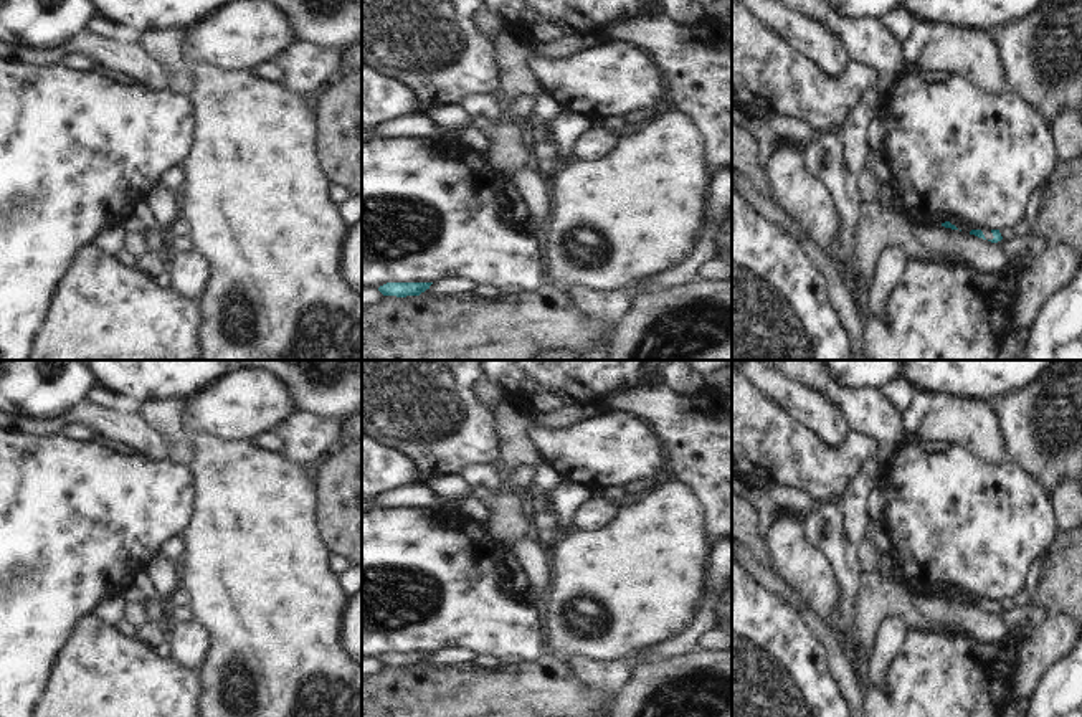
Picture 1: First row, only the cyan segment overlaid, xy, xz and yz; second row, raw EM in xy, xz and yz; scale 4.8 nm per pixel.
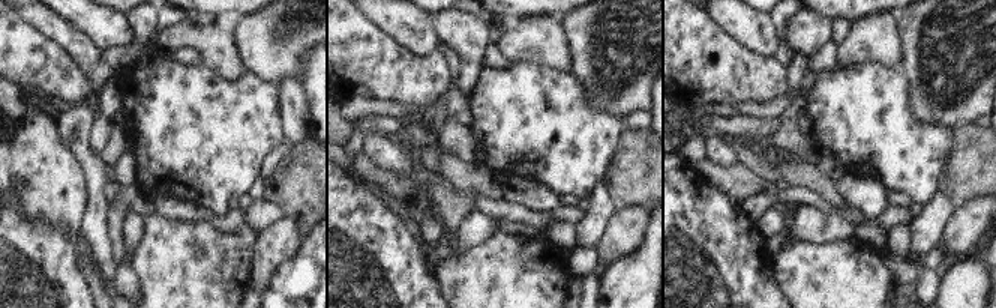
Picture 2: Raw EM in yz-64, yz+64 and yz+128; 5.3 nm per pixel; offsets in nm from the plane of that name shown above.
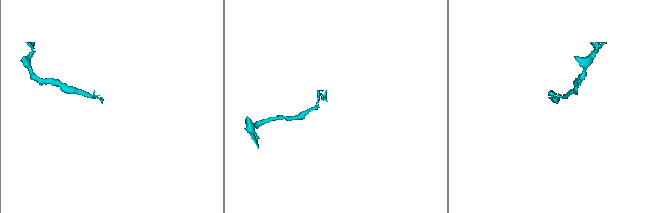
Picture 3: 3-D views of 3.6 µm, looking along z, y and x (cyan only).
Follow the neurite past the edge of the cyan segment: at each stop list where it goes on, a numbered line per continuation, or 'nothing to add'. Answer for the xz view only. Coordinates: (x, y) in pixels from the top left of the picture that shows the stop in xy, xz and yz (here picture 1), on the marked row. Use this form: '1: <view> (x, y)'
nothing to add

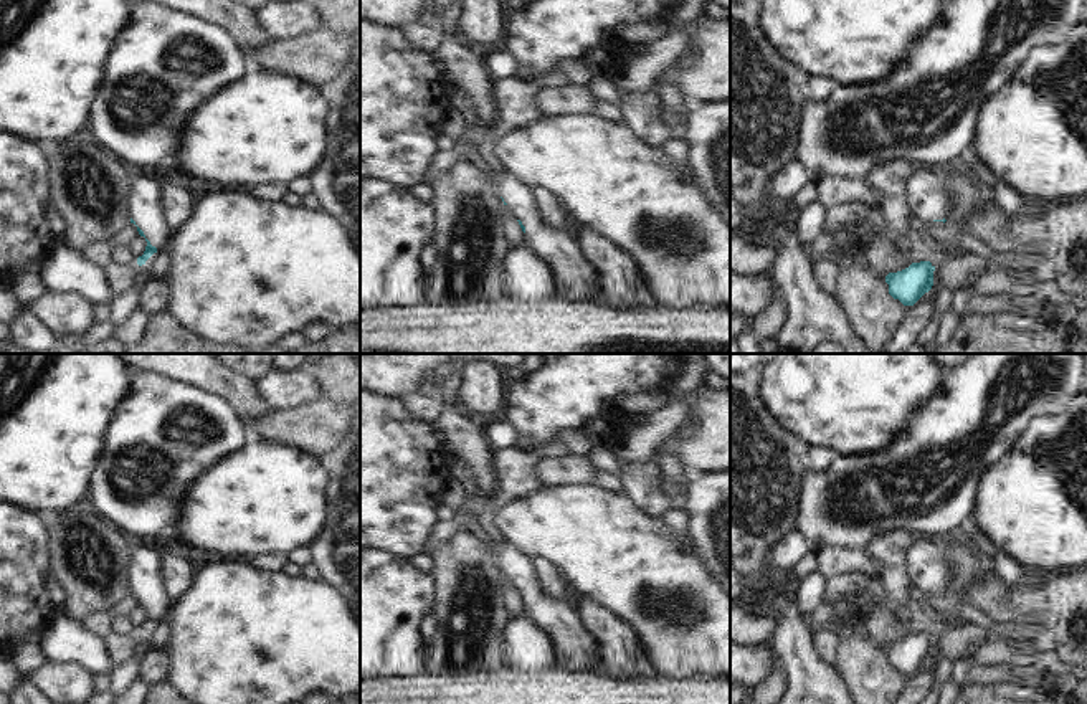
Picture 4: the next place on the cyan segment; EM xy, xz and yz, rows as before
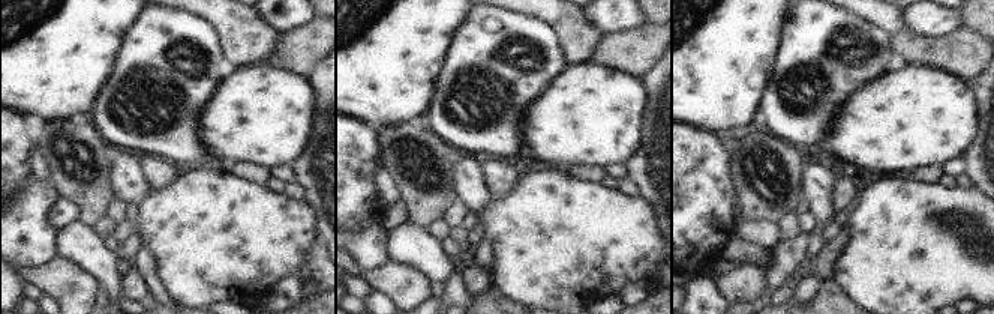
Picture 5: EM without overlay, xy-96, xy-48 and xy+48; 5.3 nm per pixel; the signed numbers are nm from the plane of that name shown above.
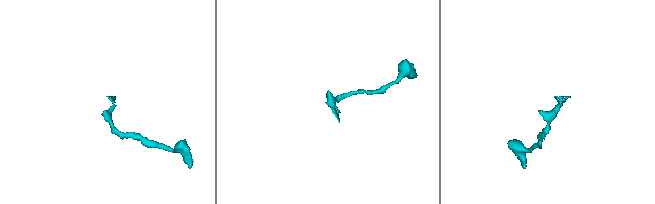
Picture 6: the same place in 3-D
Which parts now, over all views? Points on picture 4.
1: xy (144, 200)

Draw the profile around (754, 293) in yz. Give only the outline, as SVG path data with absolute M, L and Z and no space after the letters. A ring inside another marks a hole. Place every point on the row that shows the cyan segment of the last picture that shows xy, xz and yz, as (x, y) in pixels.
M730 271L730 309L762 311L771 301L771 274L738 276Z

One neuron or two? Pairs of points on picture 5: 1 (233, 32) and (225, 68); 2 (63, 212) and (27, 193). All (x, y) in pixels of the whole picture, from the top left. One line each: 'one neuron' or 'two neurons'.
1: two neurons
2: two neurons

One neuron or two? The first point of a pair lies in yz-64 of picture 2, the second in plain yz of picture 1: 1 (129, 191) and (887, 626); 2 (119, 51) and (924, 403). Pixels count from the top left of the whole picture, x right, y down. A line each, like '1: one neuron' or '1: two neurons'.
1: two neurons
2: two neurons

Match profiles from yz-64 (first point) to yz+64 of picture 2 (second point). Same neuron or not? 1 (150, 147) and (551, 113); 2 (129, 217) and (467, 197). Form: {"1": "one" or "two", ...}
{"1": "one", "2": "two"}

